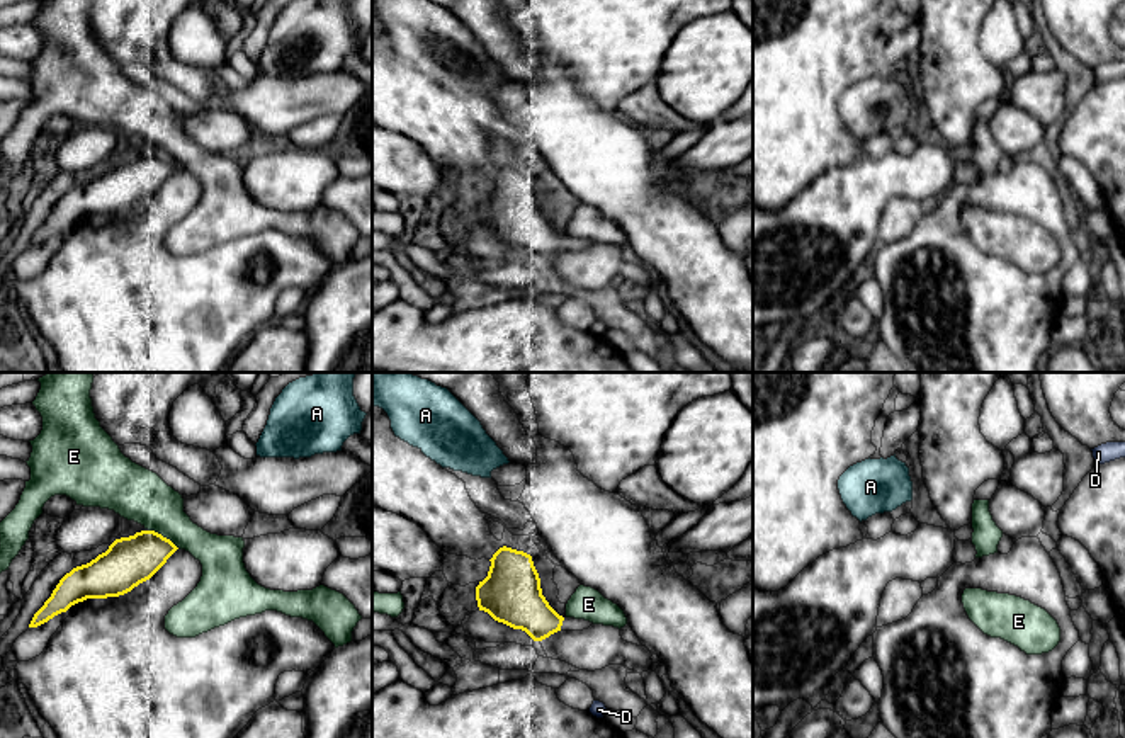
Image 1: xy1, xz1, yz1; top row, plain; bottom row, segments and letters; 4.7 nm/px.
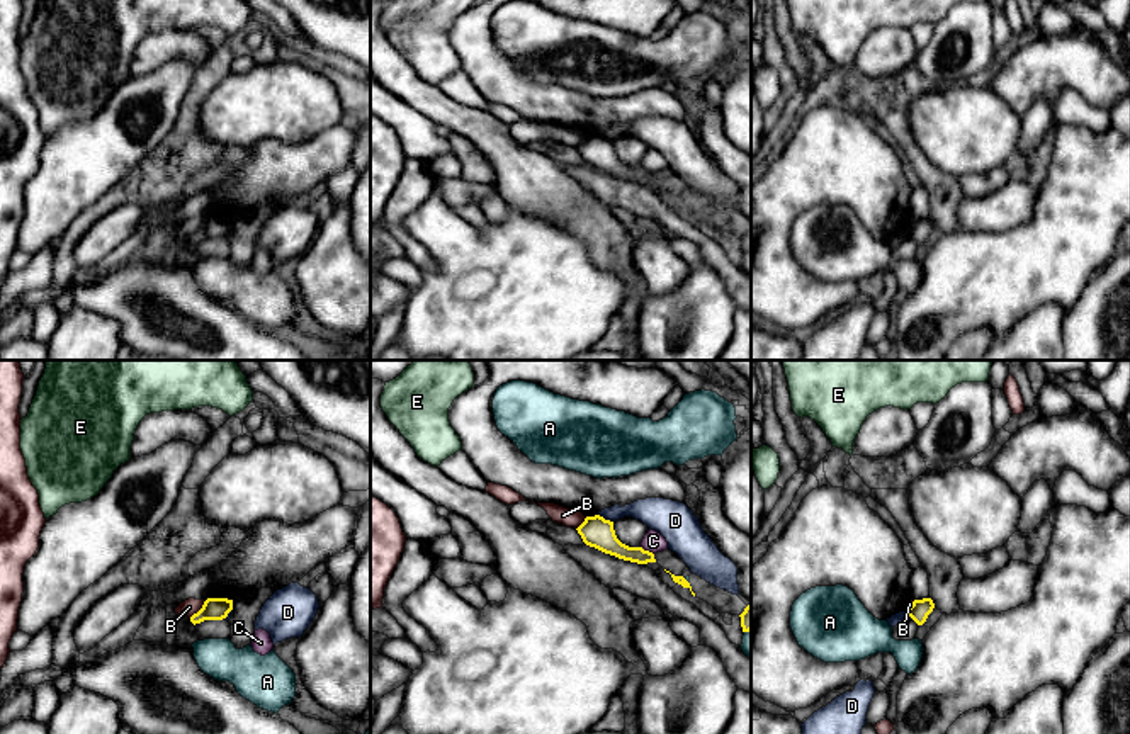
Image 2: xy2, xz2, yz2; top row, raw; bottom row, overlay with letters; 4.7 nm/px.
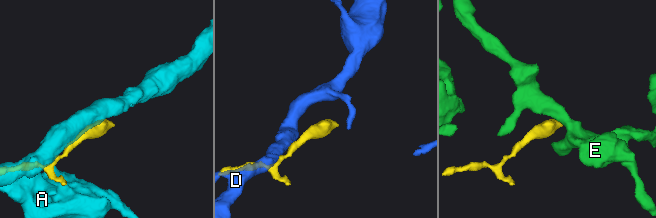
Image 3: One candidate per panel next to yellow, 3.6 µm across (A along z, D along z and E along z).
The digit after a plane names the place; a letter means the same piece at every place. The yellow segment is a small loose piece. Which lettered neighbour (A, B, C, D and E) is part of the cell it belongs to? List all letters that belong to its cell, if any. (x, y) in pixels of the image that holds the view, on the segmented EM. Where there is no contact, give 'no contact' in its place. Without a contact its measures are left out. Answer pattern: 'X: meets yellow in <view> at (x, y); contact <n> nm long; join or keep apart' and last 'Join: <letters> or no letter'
A: meets yellow in xz2 at (746, 631); contact 40 nm long; keep apart
B: meets yellow in xy2 at (199, 610); contact 120 nm long; keep apart
C: meets yellow in xz2 at (648, 551); contact 80 nm long; keep apart
D: meets yellow in xz2 at (604, 519); contact 80 nm long; keep apart
E: meets yellow in xy1 at (162, 536); contact 170 nm long; keep apart
Join: no letter

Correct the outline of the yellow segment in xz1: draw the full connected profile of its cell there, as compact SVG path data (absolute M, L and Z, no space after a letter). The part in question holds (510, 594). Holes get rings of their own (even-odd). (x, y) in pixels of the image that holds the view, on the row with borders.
M500 548L489 559L488 576L476 587L479 610L542 641L557 631L583 631L593 622L559 616L546 600L532 556Z

